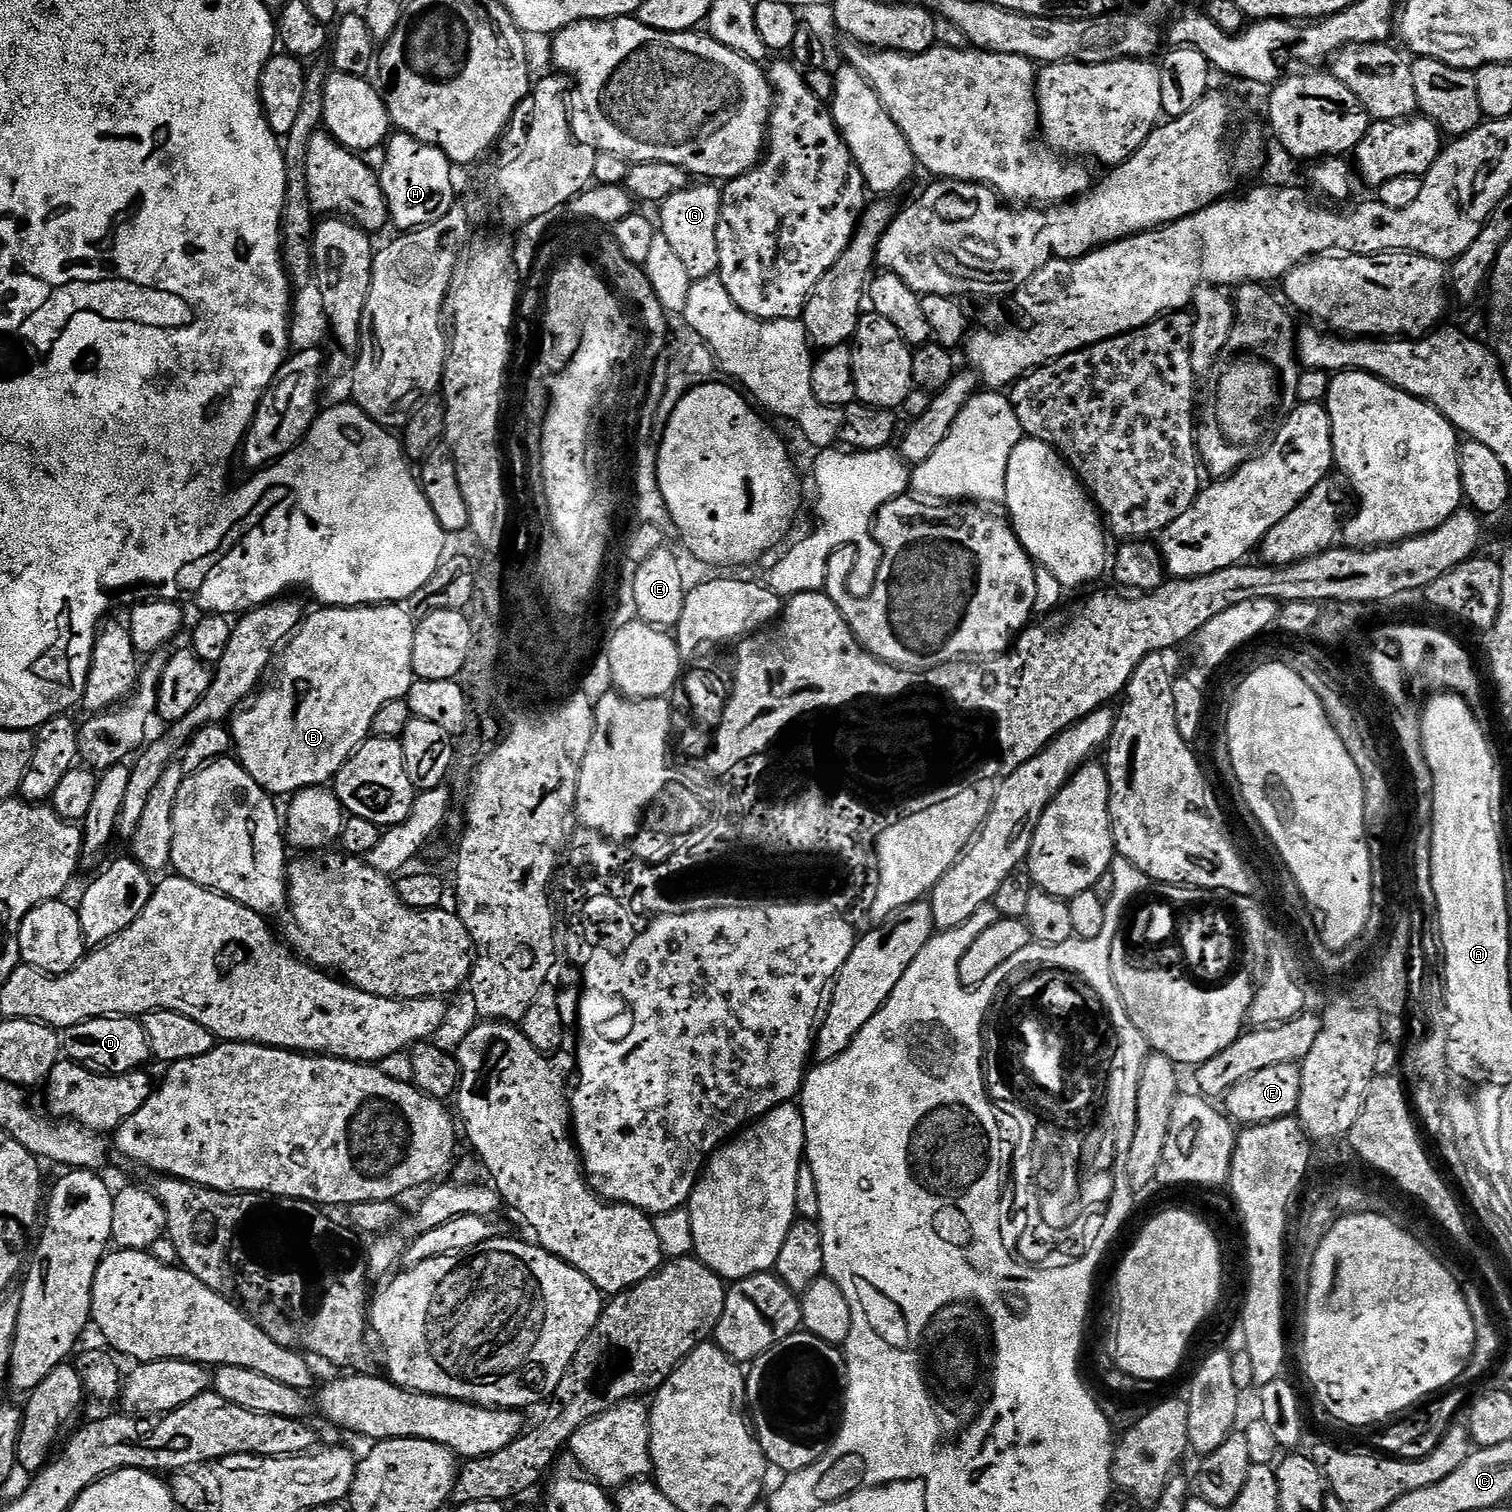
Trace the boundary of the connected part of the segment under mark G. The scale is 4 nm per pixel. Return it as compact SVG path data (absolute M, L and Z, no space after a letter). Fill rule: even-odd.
M696 182L683 188L678 194L670 194L659 205L659 231L670 242L678 254L678 259L686 265L686 274L692 281L710 278L720 271L718 262L718 222L720 221L720 201L722 192L715 183Z

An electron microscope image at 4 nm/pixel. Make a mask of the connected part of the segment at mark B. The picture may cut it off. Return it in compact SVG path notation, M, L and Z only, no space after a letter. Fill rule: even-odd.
M370 604L362 608L324 606L319 610L321 612L316 612L313 616L311 613L296 629L291 639L287 641L286 647L283 649L283 652L285 651L284 657L280 660L280 673L277 674L272 688L266 689L267 687L265 687L251 703L241 707L235 713L234 719L230 724L234 752L241 766L247 770L250 778L254 778L254 782L258 782L258 786L262 786L269 794L275 794L277 797L284 795L287 797L289 794L301 792L303 788L318 788L327 785L329 781L339 774L340 767L359 750L361 744L372 736L374 714L378 714L378 710L381 706L386 706L386 702L405 699L414 679L412 674L412 655L414 654L416 620L407 607L400 604Z

